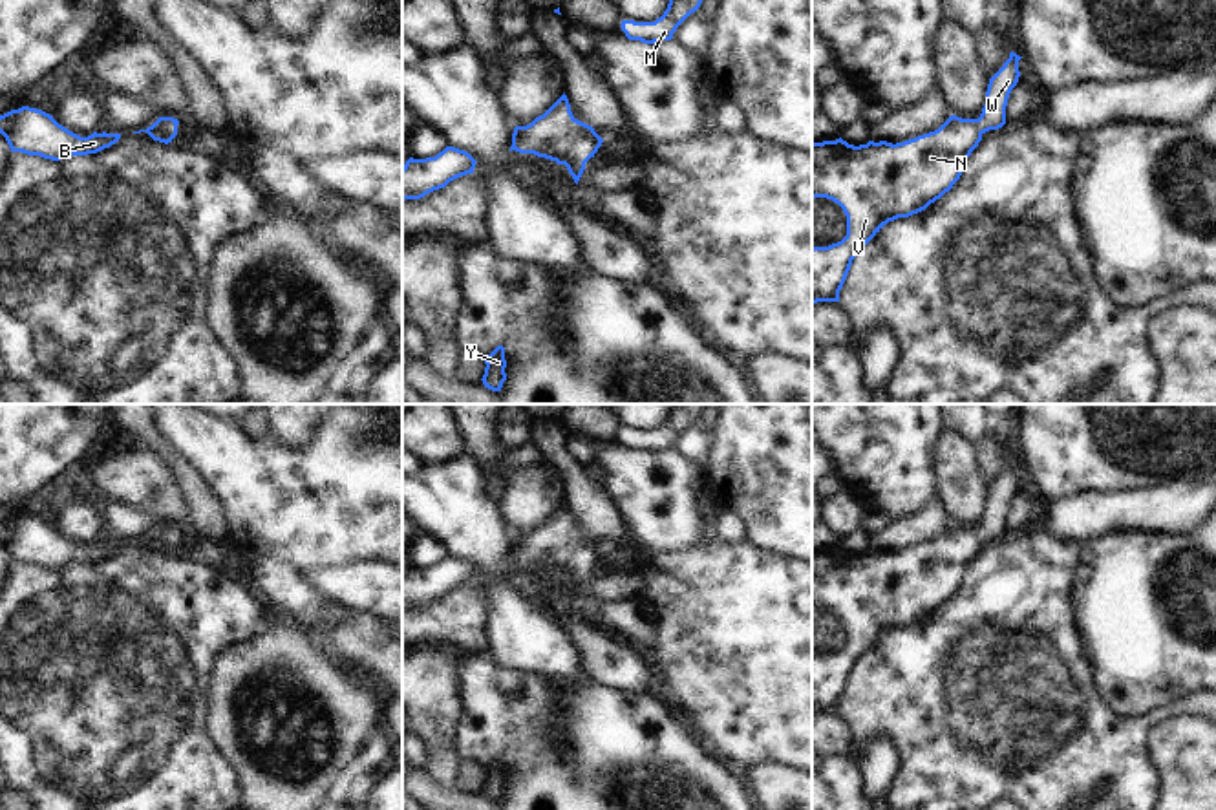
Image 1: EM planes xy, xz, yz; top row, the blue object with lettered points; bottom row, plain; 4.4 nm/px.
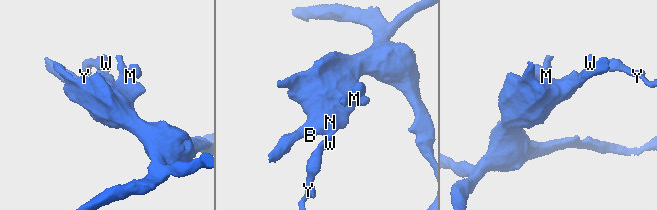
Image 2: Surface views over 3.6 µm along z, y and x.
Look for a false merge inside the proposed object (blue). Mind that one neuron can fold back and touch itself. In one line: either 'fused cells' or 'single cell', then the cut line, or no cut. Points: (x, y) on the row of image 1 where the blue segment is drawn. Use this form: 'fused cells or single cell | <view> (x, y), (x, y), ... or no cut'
single cell | no cut

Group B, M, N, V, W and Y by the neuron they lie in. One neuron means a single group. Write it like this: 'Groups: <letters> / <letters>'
Groups: B M N V W Y

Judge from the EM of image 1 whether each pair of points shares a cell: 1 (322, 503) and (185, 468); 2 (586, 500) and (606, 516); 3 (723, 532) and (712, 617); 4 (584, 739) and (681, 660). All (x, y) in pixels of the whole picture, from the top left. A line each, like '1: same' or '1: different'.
1: different
2: same
3: different
4: different

